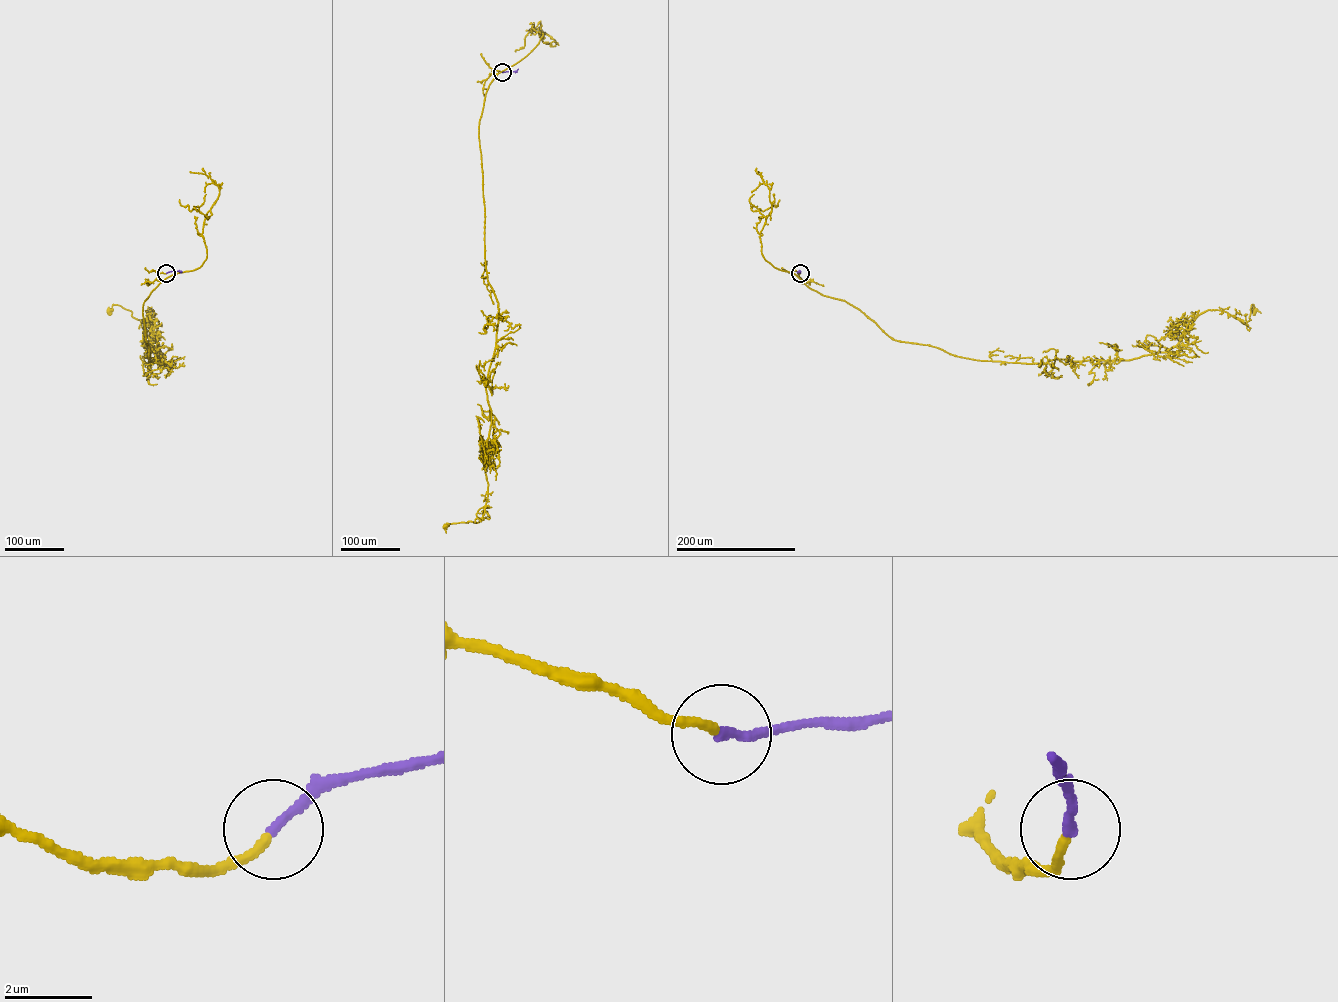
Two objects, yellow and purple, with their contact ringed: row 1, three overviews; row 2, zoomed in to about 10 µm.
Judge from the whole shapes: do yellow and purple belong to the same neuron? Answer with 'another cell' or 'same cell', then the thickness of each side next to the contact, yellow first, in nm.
same cell; 200 nm thick on the yellow side, 240 nm on the other

